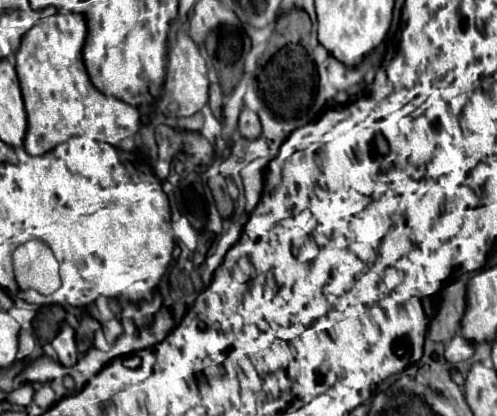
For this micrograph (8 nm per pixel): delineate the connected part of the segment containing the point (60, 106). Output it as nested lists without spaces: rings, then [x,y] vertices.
[[[53,14],[39,20],[25,36],[17,50],[17,76],[27,112],[25,150],[41,156],[71,136],[91,136],[119,150],[133,150],[135,136],[141,128],[141,114],[135,106],[123,104],[113,96],[101,94],[89,80],[83,66],[81,50],[87,24],[81,14]]]

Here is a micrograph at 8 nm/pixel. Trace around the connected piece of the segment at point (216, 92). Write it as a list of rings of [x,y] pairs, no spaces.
[[[213,82],[211,88],[209,88],[209,106],[211,106],[211,110],[213,110],[213,114],[215,114],[217,120],[223,120],[223,118],[221,118],[221,116],[223,116],[223,114],[221,114],[221,102],[223,102],[221,88],[219,88],[217,82]]]

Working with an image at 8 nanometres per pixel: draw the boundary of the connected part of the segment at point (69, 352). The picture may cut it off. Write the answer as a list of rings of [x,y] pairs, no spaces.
[[[63,324],[61,332],[51,342],[61,366],[73,366],[77,362],[77,346],[75,346],[75,330],[69,324]]]

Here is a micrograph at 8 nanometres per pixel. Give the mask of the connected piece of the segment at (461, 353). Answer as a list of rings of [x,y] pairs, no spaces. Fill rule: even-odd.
[[[457,334],[445,348],[445,360],[451,364],[457,364],[463,360],[469,360],[473,352],[475,352],[475,346],[469,340],[465,340],[461,334]]]

